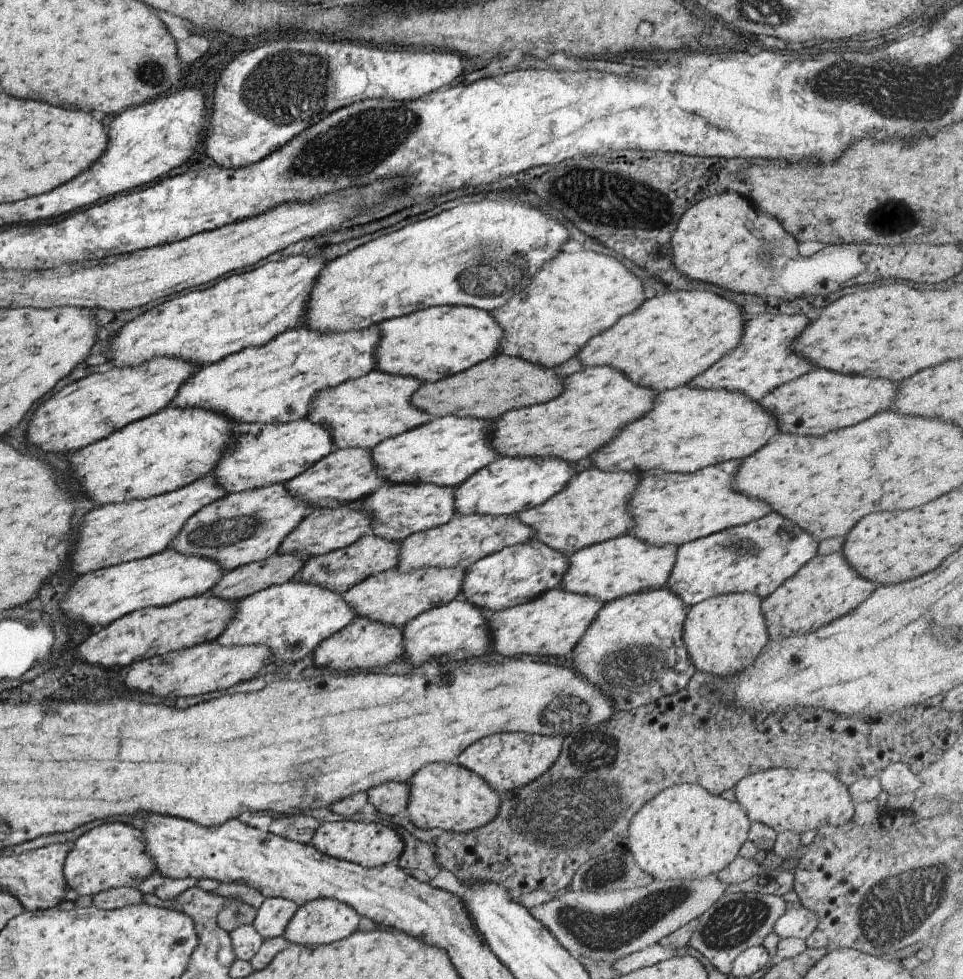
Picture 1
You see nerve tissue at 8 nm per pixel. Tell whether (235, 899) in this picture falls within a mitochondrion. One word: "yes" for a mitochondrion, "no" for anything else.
no

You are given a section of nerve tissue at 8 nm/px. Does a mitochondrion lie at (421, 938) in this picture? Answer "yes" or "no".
no

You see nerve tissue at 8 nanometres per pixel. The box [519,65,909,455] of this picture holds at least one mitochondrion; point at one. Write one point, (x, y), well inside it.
(766, 240)

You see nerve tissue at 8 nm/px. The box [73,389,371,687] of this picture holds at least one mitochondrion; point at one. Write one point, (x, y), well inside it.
(224, 532)

